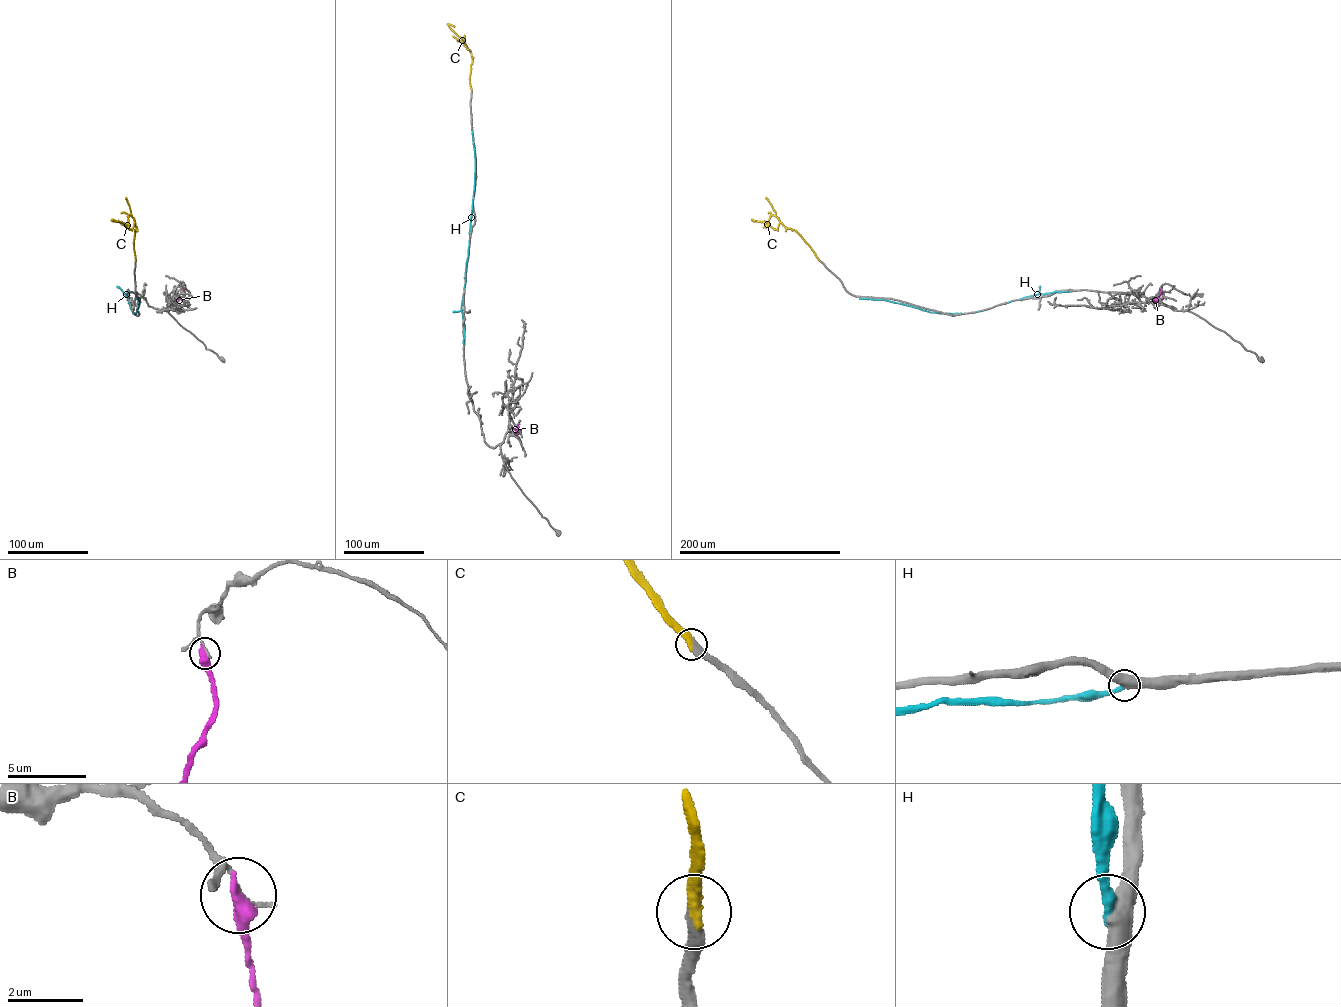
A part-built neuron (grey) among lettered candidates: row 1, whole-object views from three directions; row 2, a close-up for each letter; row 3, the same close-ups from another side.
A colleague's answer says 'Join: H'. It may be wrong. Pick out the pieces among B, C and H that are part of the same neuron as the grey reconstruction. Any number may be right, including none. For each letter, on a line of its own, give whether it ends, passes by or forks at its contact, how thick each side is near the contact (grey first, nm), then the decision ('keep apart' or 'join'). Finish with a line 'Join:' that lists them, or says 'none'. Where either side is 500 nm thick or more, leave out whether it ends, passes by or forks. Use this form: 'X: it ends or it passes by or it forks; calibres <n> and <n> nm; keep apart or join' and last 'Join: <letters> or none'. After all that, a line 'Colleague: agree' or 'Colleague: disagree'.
B: it ends; calibres 140 and 480 nm; keep apart
C: it ends; calibres 440 and 400 nm; join
H: calibres 500 and 300 nm; keep apart
Join: C
Colleague: disagree

